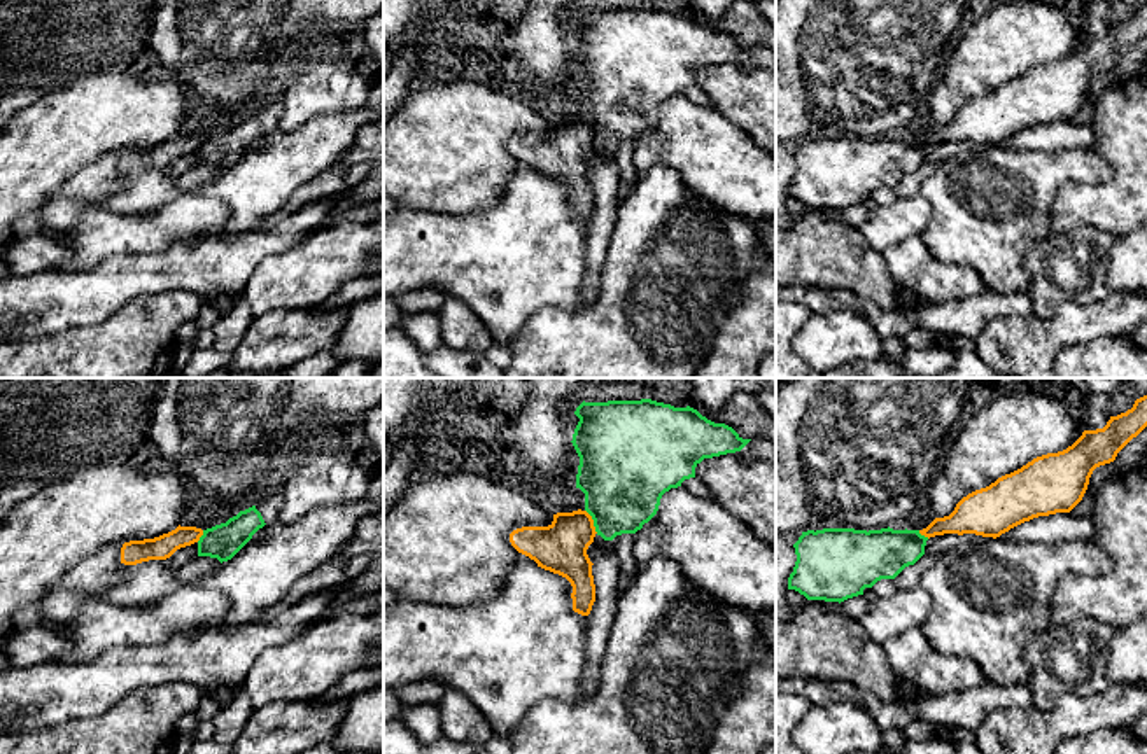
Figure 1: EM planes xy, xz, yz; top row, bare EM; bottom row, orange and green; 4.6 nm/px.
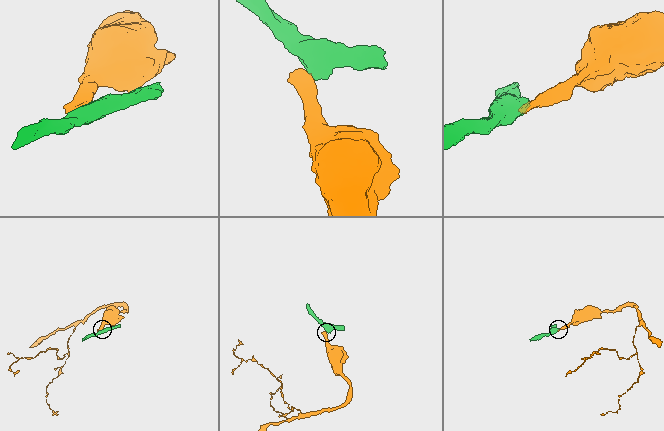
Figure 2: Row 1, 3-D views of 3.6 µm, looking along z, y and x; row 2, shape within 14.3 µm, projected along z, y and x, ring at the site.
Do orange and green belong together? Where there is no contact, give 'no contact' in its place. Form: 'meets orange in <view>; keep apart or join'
meets orange in xz; keep apart

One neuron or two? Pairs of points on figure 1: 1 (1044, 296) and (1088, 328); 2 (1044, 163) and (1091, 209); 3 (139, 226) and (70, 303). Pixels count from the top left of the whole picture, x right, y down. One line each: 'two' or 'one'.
1: two
2: two
3: two

